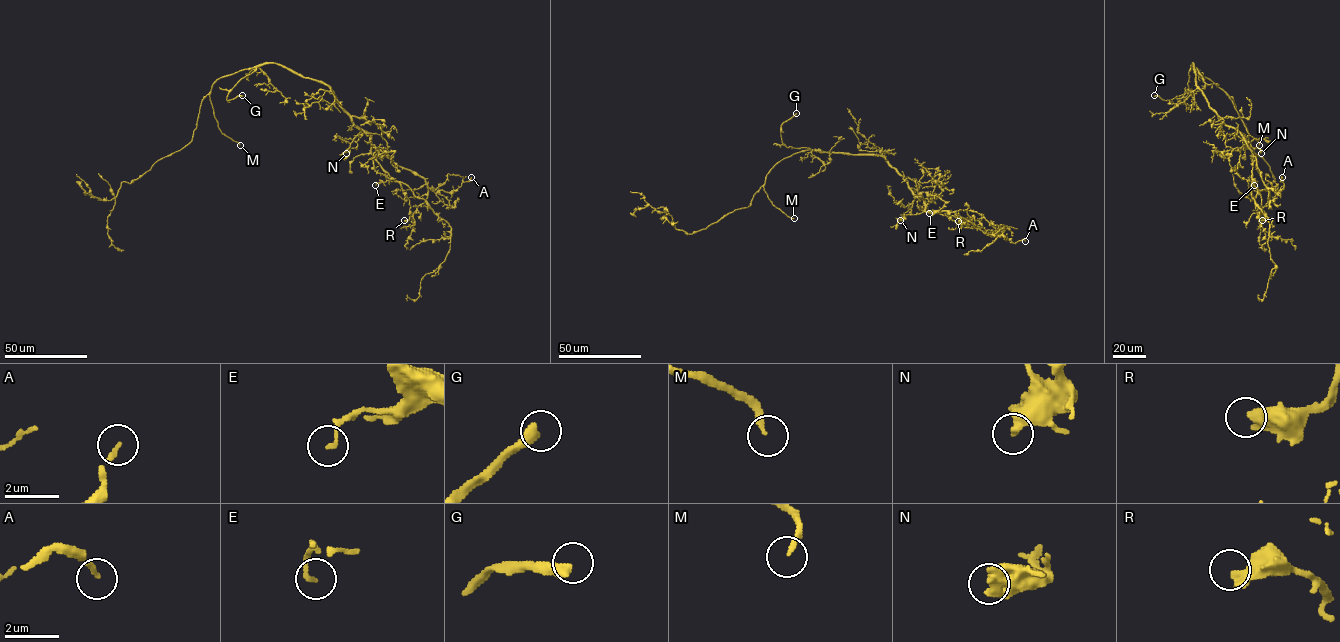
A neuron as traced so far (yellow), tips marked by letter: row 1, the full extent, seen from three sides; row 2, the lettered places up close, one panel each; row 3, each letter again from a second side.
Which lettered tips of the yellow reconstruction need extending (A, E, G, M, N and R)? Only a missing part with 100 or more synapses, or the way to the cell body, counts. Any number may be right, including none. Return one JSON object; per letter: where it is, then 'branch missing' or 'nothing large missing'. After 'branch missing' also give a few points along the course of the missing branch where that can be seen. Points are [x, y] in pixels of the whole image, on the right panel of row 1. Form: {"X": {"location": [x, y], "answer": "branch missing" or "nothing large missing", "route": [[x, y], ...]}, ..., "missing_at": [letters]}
{"A": {"location": [1282, 177], "answer": "nothing large missing"}, "E": {"location": [1254, 185], "answer": "nothing large missing"}, "G": {"location": [1154, 95], "answer": "branch missing"}, "M": {"location": [1259, 145], "answer": "branch missing", "route": [[1259, 145], [1270, 167], [1265, 171], [1262, 195], [1247, 210], [1252, 188]]}, "N": {"location": [1261, 153], "answer": "nothing large missing"}, "R": {"location": [1262, 220], "answer": "nothing large missing"}, "missing_at": ["G", "M"]}

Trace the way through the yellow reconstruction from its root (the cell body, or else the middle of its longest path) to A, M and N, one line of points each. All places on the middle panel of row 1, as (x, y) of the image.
A: (851, 154), (880, 154), (924, 201), (926, 211), (976, 219), (990, 236), (1004, 235), (1014, 243), (1025, 241)
M: (851, 154), (803, 150), (783, 158), (771, 169), (764, 190), (773, 205), (794, 218)
N: (851, 154), (880, 154), (904, 177), (914, 200), (910, 211), (900, 220)

